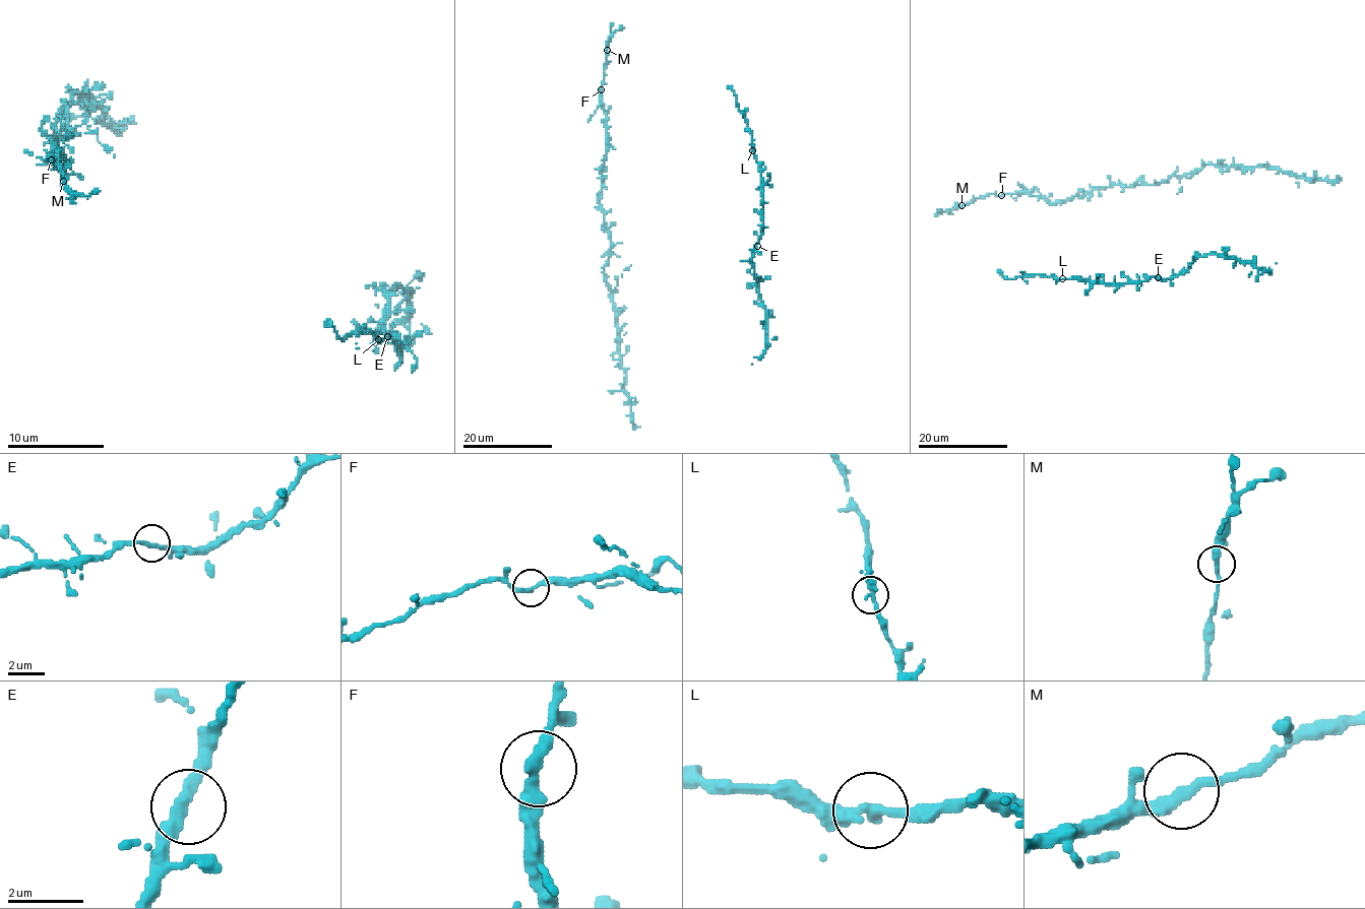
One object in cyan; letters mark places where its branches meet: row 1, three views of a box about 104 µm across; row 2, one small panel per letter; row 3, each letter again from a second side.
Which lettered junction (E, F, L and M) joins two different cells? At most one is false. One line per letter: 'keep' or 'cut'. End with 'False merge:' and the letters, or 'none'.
E: keep
F: keep
L: keep
M: keep
False merge: none

